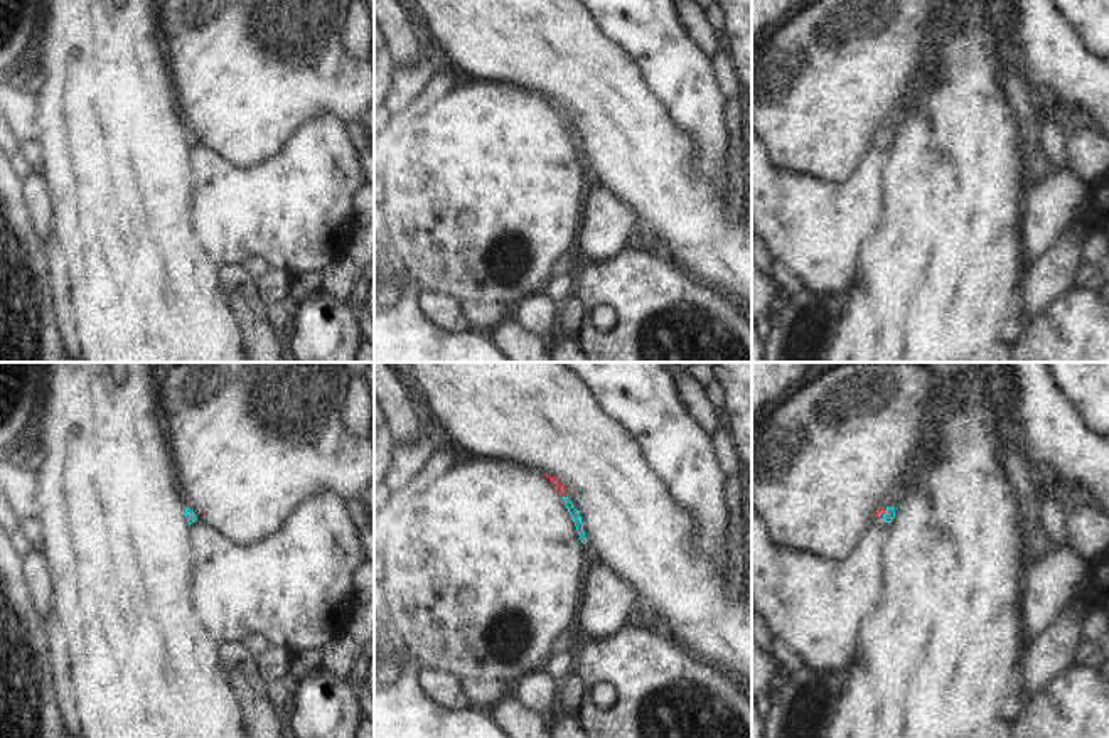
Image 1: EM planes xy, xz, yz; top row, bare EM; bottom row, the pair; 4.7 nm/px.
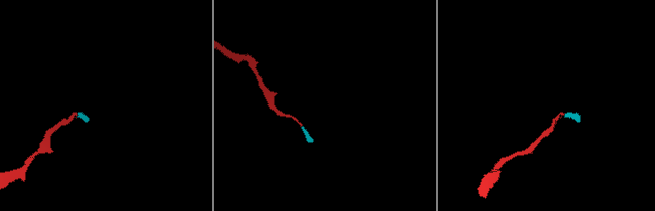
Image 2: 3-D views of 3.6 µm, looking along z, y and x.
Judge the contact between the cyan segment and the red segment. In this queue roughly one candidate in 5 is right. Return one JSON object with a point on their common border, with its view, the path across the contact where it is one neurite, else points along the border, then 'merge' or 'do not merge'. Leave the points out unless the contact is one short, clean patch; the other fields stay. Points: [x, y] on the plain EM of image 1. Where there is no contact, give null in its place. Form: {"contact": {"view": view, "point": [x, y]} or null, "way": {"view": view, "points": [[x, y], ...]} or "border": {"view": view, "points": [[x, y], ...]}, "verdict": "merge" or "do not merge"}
{"contact": {"view": "yz", "point": [883, 137]}, "way": {"view": "yz", "points": [[889, 137], [883, 137], [880, 135]]}, "verdict": "merge"}

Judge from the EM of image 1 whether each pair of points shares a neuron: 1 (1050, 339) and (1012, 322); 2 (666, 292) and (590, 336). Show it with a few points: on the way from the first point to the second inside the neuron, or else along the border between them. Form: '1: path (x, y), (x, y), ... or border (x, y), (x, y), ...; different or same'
1: border (1025, 327), (1015, 341); different
2: path (648, 310), (619, 339), (609, 339); same

